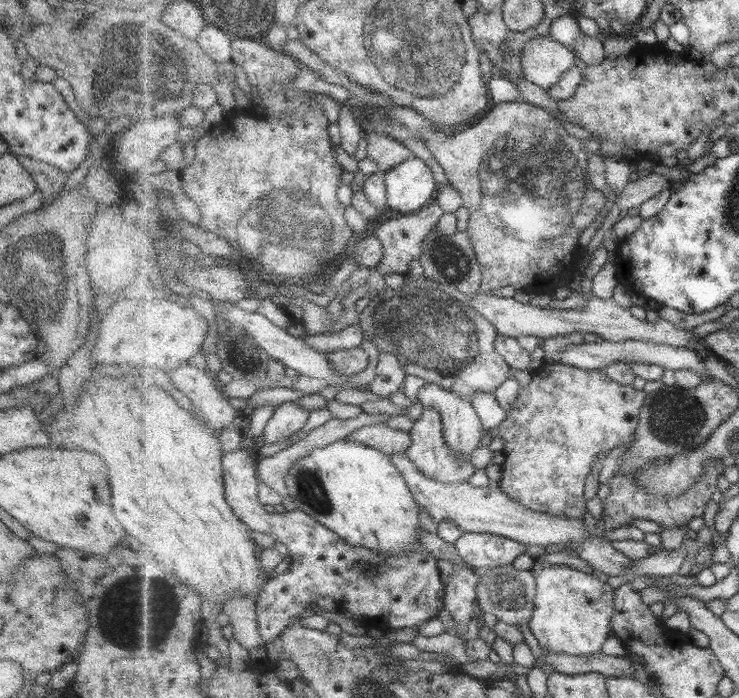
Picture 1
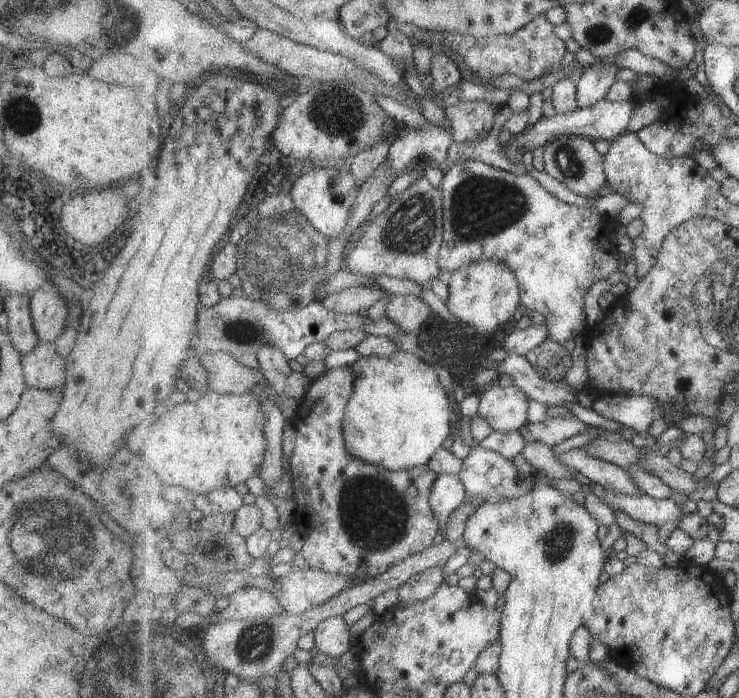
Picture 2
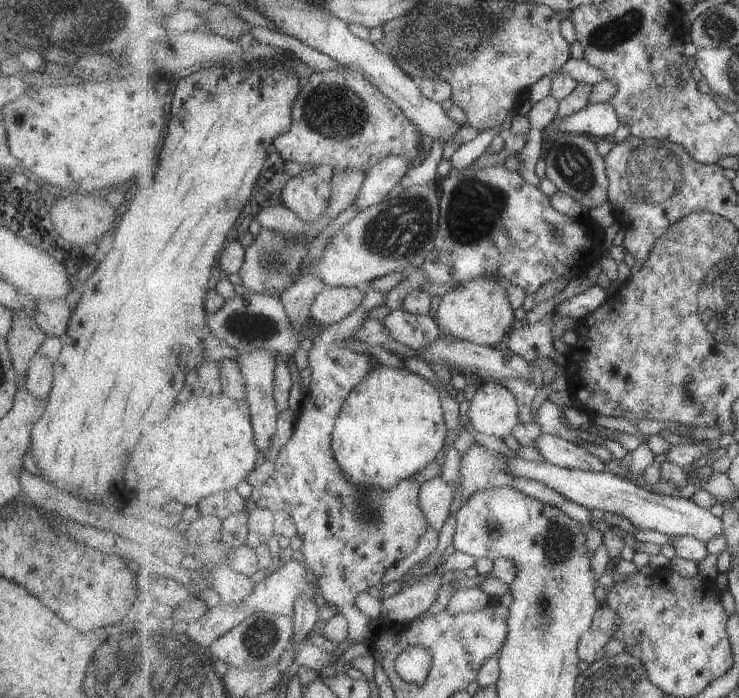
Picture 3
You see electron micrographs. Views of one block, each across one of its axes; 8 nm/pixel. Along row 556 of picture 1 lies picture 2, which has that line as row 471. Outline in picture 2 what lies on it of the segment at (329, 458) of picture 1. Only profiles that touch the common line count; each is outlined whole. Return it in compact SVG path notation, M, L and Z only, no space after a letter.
M400 349L388 357L360 357L351 366L356 381L344 418L347 450L359 460L380 466L386 473L428 464L449 438L453 414L453 399L443 390L437 370L421 356Z

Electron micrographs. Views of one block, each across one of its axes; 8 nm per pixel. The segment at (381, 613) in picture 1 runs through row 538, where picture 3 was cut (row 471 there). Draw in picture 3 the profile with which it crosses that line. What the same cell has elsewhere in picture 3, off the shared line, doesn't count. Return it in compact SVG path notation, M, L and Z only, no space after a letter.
M364 287L366 297L363 304L348 314L340 323L323 327L323 330L315 336L314 344L309 350L309 367L311 368L311 383L303 393L305 400L299 405L296 413L293 435L288 443L283 446L277 459L273 473L267 482L261 487L253 489L251 499L261 508L272 511L285 510L295 524L297 524L297 536L301 540L299 551L303 563L307 569L317 578L317 584L322 596L331 604L337 606L339 612L345 615L350 624L349 639L353 644L367 642L368 628L372 619L356 605L356 598L365 591L375 592L381 585L385 572L415 552L419 546L421 536L427 532L429 521L420 505L420 490L422 484L415 478L398 482L389 490L381 490L379 487L366 487L348 479L334 453L332 447L333 431L336 429L340 412L344 408L350 392L361 382L373 364L370 362L373 356L351 352L349 349L339 348L337 342L349 343L355 340L354 334L367 319L367 314L385 302L385 294L374 288Z

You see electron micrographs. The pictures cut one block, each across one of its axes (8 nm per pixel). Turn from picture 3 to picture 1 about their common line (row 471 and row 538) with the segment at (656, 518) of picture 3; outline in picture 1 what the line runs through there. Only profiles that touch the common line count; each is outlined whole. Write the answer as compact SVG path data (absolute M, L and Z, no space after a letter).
M407 451L391 455L394 466L401 470L405 481L412 490L417 504L429 516L441 524L443 520L457 524L462 532L481 532L481 534L495 534L505 536L523 544L537 544L545 547L550 544L581 543L591 537L605 538L603 531L591 532L586 530L583 518L567 518L553 516L545 512L537 512L520 502L513 500L501 490L499 482L502 478L502 469L498 464L488 463L484 468L489 485L485 488L475 488L471 484L445 484L439 480L428 478L412 461Z

